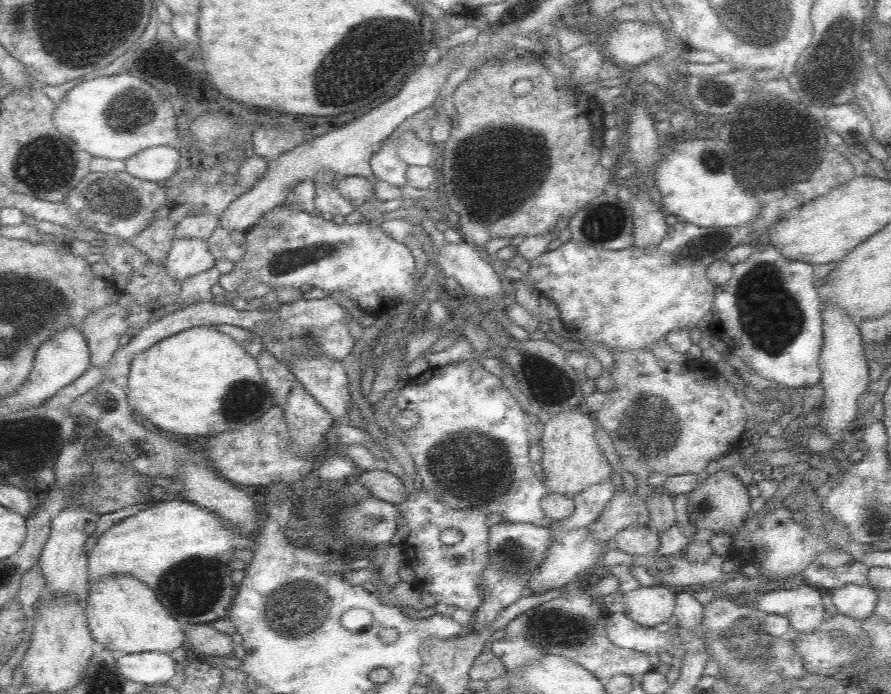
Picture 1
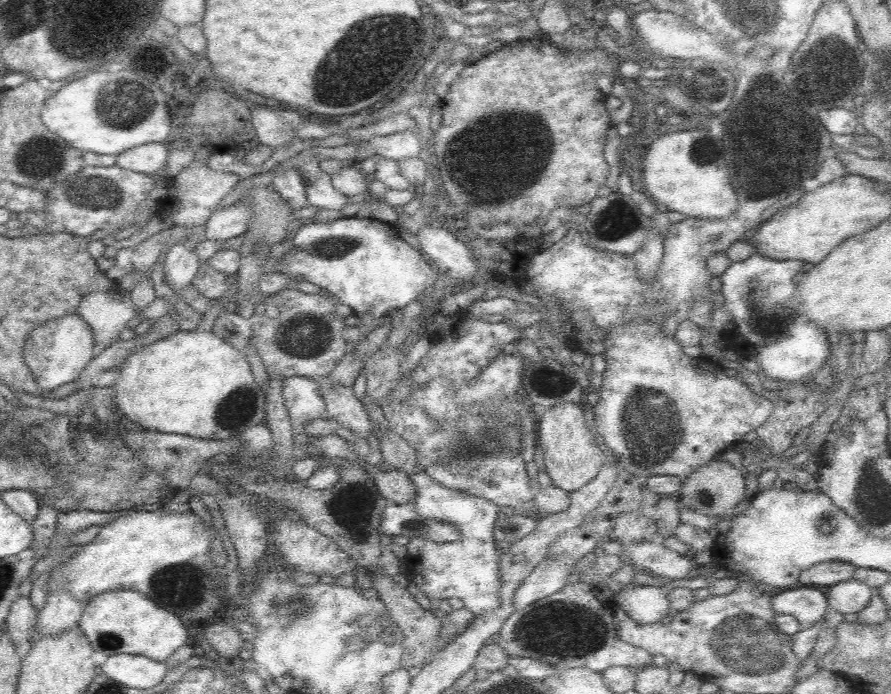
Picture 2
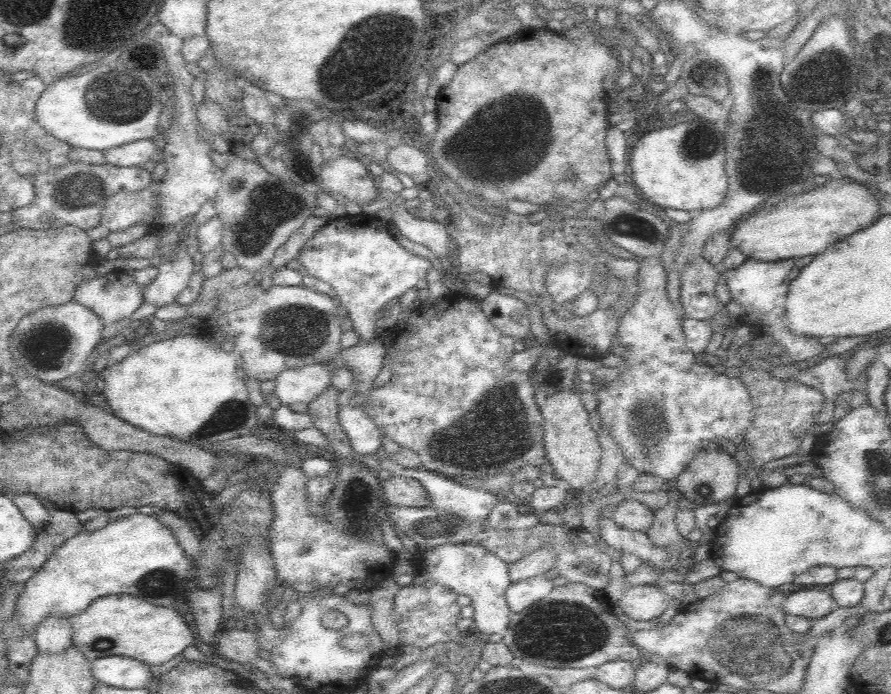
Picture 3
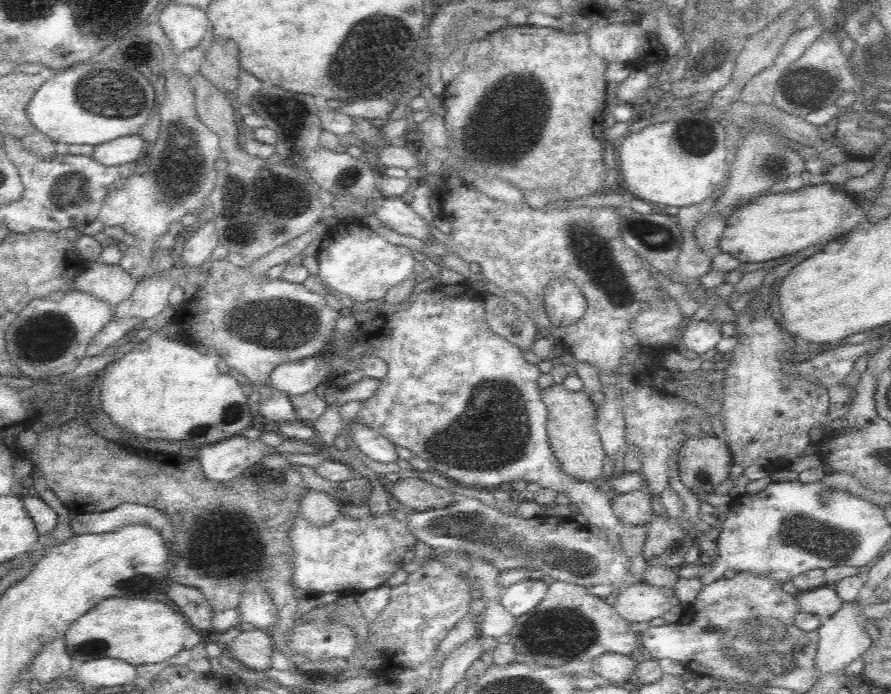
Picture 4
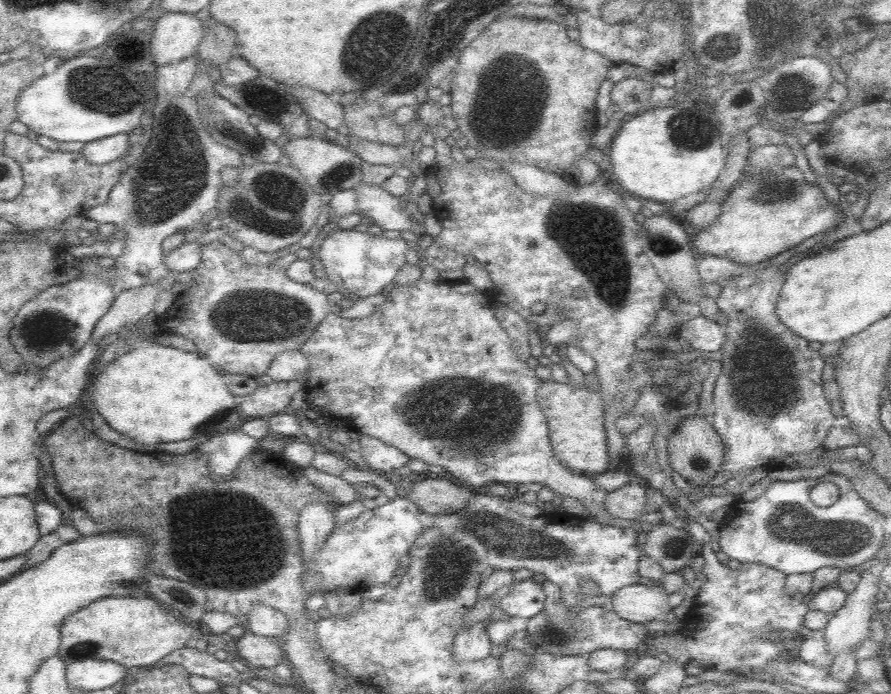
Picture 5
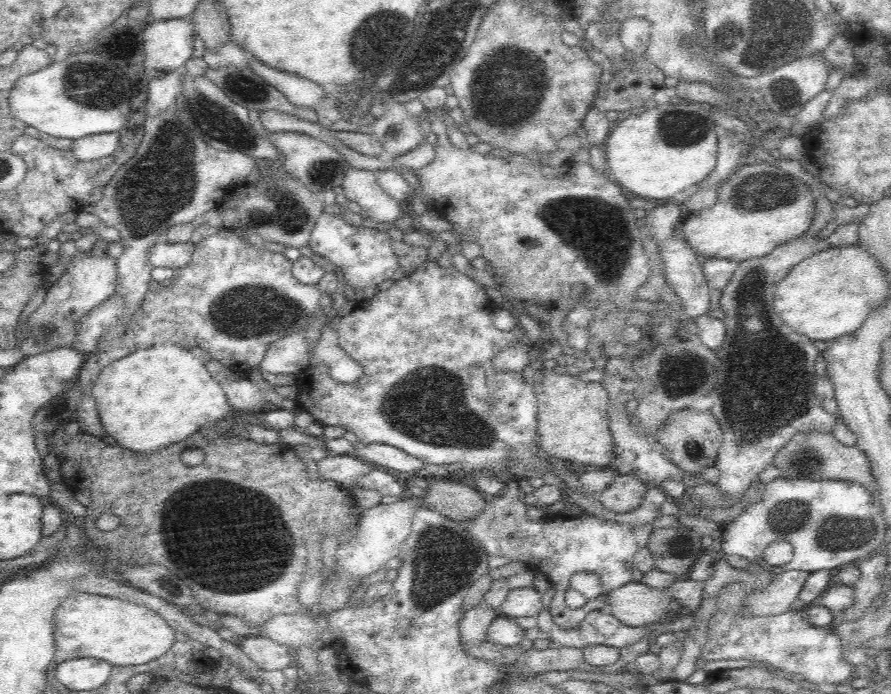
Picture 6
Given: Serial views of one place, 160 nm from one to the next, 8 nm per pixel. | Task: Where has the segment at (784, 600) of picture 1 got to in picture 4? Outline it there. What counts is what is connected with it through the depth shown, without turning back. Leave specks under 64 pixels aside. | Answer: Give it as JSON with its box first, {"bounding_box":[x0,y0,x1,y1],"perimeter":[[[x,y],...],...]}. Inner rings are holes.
{"bounding_box":[797,585,843,619],"perimeter":[[[827,585],[798,594],[797,601],[800,613],[809,613],[822,619],[833,616],[843,604],[834,586]]]}

